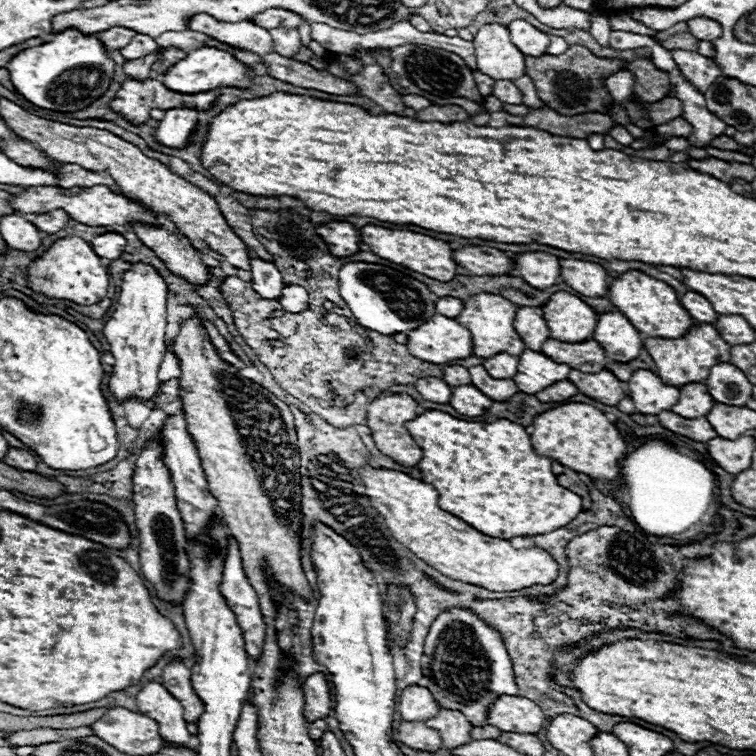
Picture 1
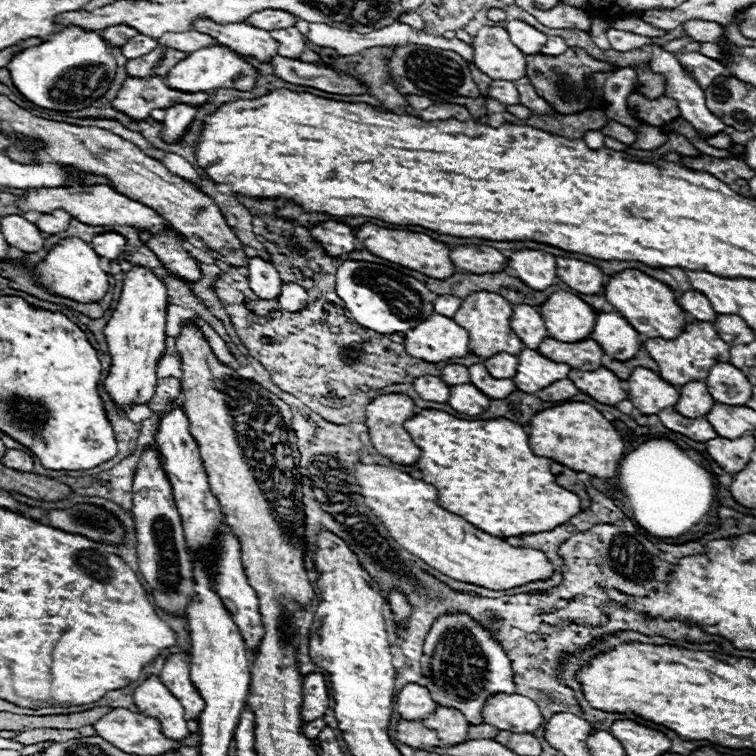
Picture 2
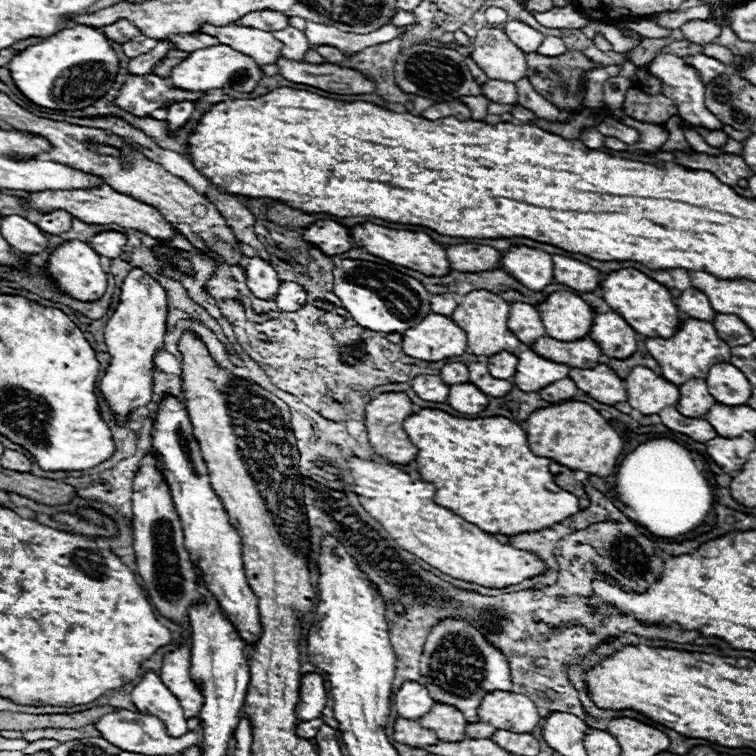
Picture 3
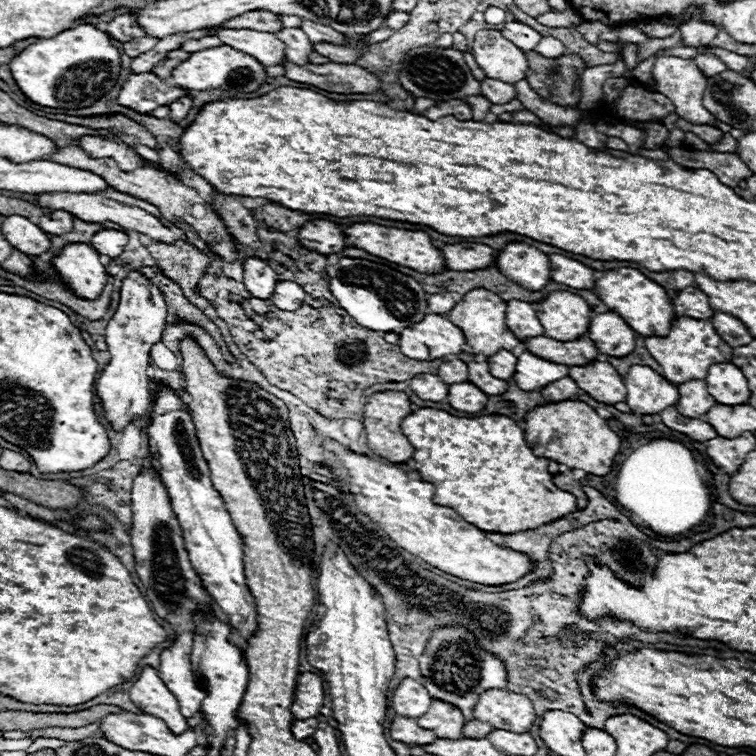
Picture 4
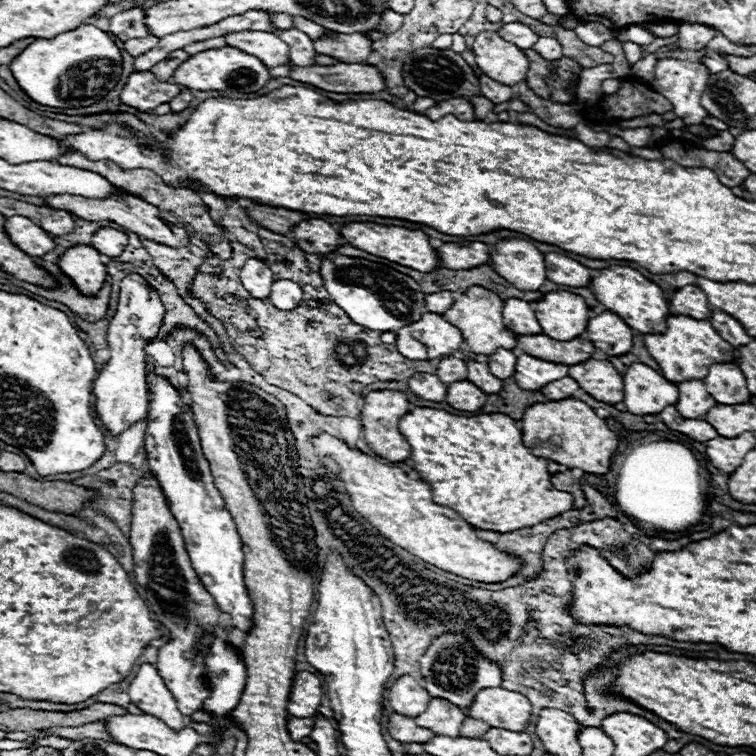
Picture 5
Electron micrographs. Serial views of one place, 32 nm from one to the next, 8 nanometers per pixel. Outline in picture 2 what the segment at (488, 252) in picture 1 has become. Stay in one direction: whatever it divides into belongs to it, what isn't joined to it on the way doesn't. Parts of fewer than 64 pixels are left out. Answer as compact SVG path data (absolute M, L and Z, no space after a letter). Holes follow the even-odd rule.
M458 246L450 250L450 260L458 270L470 274L482 272L502 272L508 266L508 258L490 246Z

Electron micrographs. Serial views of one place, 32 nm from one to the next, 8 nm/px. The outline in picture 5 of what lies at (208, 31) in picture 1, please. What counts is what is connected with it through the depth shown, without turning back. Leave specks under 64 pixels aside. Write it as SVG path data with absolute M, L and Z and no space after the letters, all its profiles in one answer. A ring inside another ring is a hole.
M242 30L242 32L230 32L224 36L228 46L234 46L246 54L256 56L264 66L282 66L288 64L288 46L270 32L258 32L258 30Z

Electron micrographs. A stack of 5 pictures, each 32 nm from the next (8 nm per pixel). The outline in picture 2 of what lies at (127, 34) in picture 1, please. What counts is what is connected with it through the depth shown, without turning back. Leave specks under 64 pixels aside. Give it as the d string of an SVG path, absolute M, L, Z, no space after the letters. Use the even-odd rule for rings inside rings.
M118 26L118 28L104 28L102 30L102 38L110 44L110 46L122 46L126 44L130 38L134 38L138 32L134 32L134 28L128 26Z

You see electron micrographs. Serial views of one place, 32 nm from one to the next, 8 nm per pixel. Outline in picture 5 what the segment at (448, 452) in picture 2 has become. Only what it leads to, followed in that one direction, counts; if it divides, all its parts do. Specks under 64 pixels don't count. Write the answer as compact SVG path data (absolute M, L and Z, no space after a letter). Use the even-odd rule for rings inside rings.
M414 408L400 418L400 432L412 446L412 466L422 480L434 488L434 502L458 512L468 524L490 532L514 532L520 528L536 526L544 520L556 518L568 510L574 510L572 496L556 490L546 470L548 460L538 458L522 442L522 430L506 414L480 414L480 416L456 416L436 408Z

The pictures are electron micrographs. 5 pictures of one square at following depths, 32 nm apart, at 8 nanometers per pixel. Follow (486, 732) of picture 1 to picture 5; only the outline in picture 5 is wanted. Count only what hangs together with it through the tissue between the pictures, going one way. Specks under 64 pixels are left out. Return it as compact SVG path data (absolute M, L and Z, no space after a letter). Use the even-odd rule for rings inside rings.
M468 718L462 724L462 736L482 736L482 732L486 732L486 728L490 728L486 722Z

